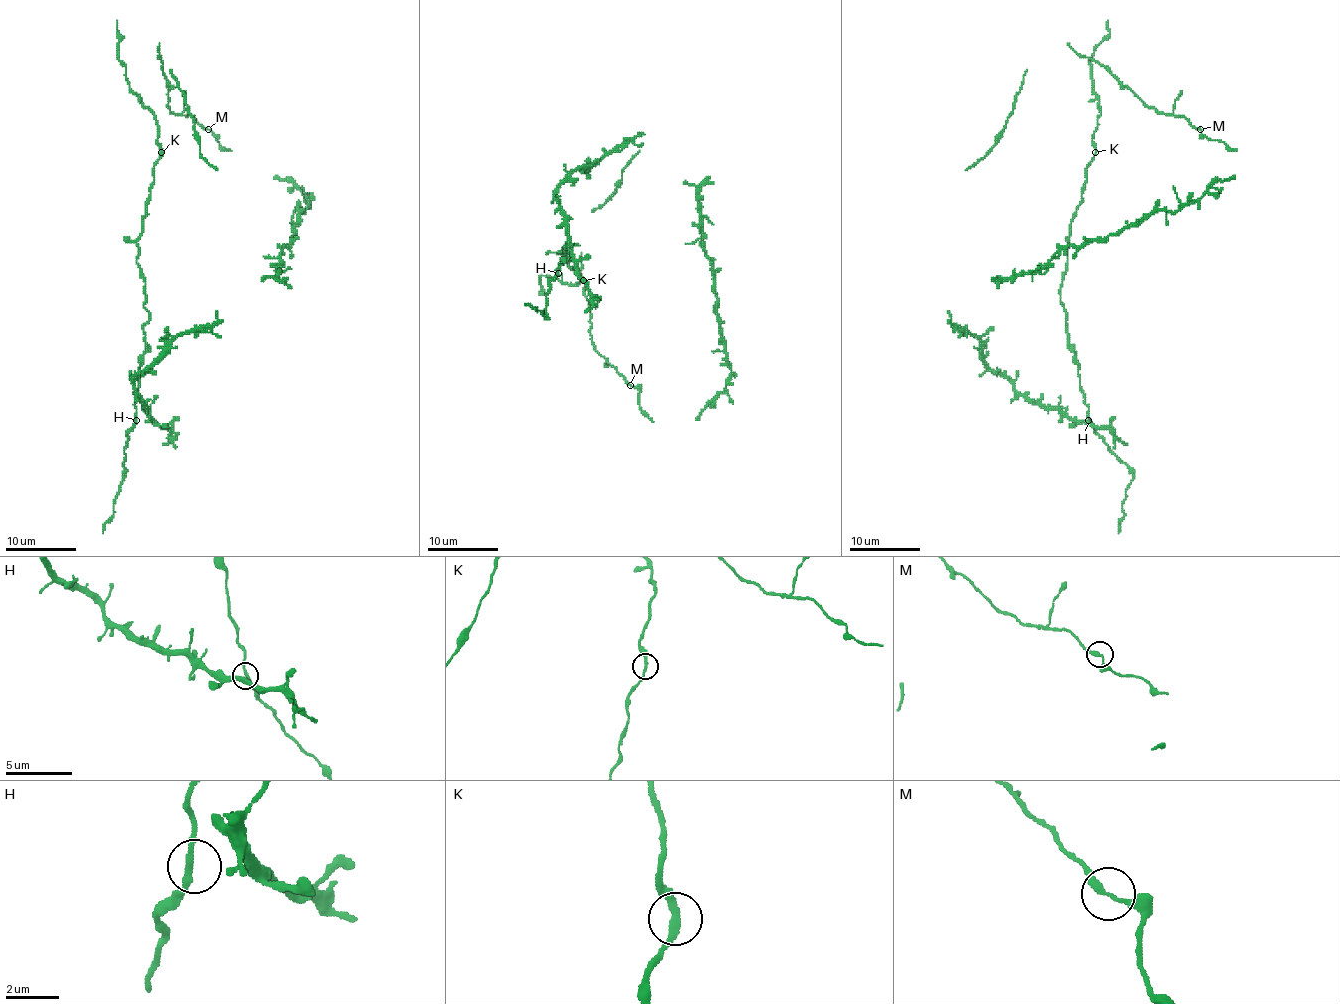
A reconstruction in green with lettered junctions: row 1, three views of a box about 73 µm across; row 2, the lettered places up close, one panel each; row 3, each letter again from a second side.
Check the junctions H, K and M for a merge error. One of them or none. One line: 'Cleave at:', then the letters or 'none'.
Cleave at: none

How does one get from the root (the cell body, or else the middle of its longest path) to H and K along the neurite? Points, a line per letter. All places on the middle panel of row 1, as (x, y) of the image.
H: (560, 282), (574, 286), (579, 277), (583, 280), (558, 254), (567, 245), (569, 258), (560, 263), (558, 273)
K: (560, 282), (574, 286), (579, 282), (579, 277), (583, 280)

